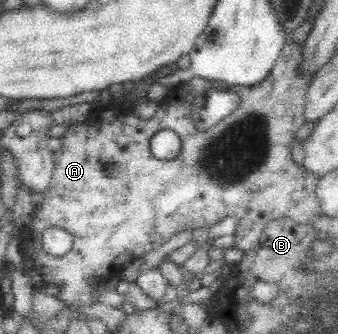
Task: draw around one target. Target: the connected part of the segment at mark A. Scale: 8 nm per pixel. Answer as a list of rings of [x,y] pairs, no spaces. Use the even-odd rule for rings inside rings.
[[[288,40],[269,75],[261,83],[227,88],[239,95],[240,104],[205,131],[198,131],[193,124],[191,105],[197,95],[209,89],[221,90],[225,86],[220,81],[197,76],[190,76],[187,83],[169,90],[151,119],[127,115],[123,121],[113,120],[113,123],[105,124],[103,131],[95,131],[93,127],[91,131],[85,131],[85,123],[71,124],[60,137],[60,149],[53,152],[51,184],[44,192],[41,209],[37,214],[33,213],[27,226],[17,231],[24,256],[23,271],[31,277],[33,293],[51,295],[67,307],[79,310],[79,307],[95,301],[93,293],[97,286],[99,289],[119,275],[132,260],[163,245],[175,233],[209,229],[223,217],[233,217],[238,221],[234,247],[247,252],[258,243],[259,235],[271,221],[289,217],[297,224],[314,224],[319,220],[322,212],[315,194],[318,179],[312,173],[305,175],[301,165],[297,165],[290,156],[291,142],[305,122],[306,93],[313,79],[312,73],[300,67],[302,44]],[[162,129],[171,129],[181,138],[179,155],[173,159],[157,159],[150,150],[153,134]],[[109,164],[113,166],[113,173],[106,175]],[[50,228],[62,228],[72,235],[72,249],[67,255],[54,257],[45,252],[41,239]]]

